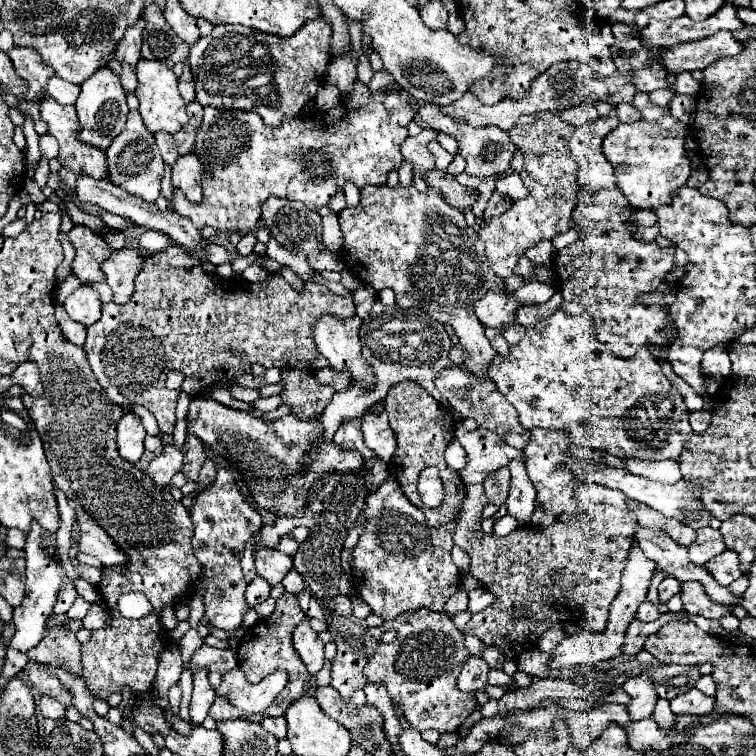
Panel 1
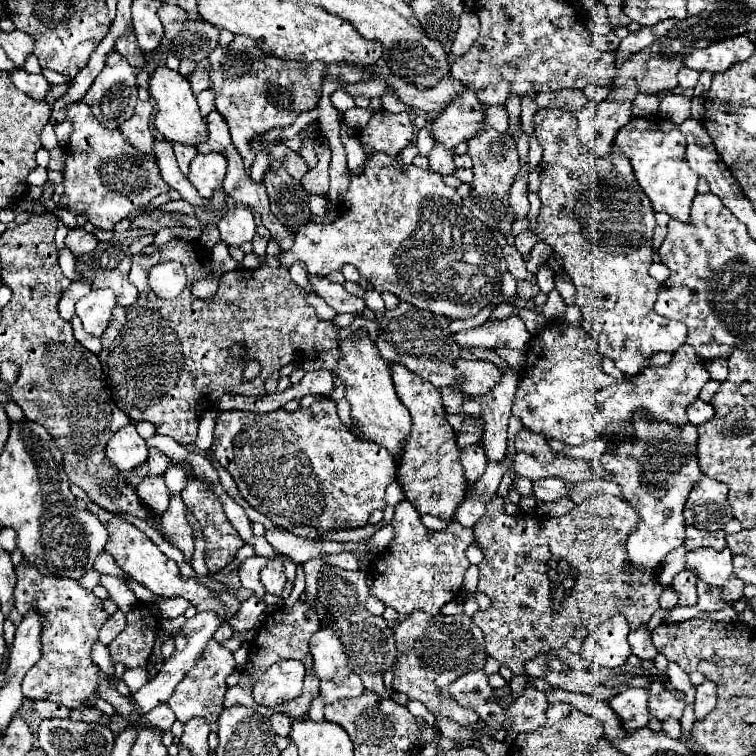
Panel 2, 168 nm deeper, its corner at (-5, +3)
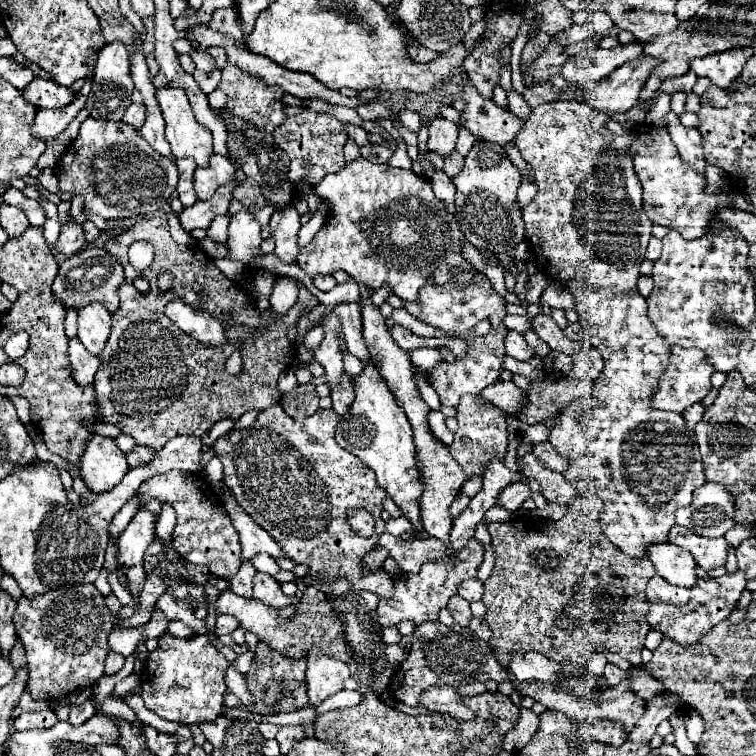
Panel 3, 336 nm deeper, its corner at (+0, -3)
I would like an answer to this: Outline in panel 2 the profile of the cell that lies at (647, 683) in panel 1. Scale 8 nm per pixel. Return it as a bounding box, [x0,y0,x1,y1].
[609,689,649,733]

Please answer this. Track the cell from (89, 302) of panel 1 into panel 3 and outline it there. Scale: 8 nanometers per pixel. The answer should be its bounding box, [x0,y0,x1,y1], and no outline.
[78,301,110,355]

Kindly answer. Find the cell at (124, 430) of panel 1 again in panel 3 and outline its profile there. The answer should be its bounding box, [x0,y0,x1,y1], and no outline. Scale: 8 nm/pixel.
[82,435,128,493]

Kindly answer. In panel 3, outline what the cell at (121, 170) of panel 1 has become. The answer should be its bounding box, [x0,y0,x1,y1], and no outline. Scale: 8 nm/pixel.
[122,105,146,131]

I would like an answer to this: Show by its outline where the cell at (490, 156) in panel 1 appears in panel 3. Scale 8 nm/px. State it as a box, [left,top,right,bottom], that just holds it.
[454,143,524,255]

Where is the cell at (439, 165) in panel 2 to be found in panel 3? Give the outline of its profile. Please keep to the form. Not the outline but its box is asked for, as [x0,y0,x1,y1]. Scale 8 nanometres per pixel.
[428,117,458,157]

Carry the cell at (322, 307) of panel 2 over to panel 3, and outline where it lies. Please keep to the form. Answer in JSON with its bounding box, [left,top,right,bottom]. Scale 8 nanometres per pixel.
[304,323,324,349]

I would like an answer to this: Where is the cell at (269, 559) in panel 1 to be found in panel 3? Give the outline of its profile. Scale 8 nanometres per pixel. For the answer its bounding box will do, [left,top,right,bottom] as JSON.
[252,573,292,609]

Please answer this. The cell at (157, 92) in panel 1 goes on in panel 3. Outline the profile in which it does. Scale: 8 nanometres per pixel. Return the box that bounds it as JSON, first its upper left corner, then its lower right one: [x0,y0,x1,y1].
[156,87,214,167]

